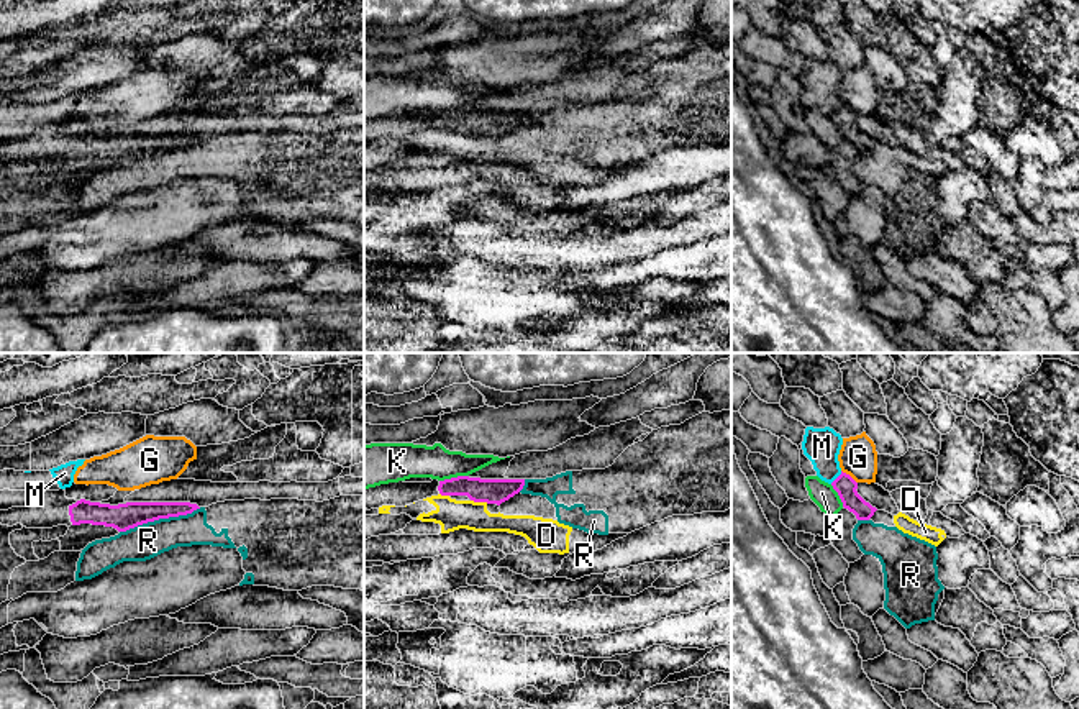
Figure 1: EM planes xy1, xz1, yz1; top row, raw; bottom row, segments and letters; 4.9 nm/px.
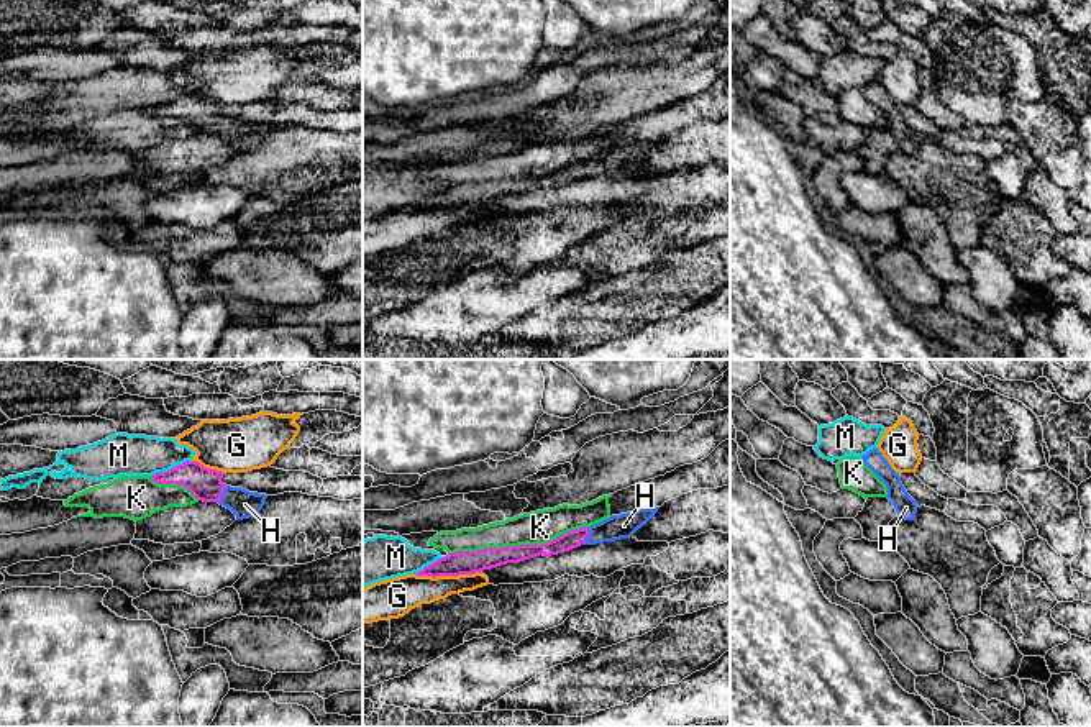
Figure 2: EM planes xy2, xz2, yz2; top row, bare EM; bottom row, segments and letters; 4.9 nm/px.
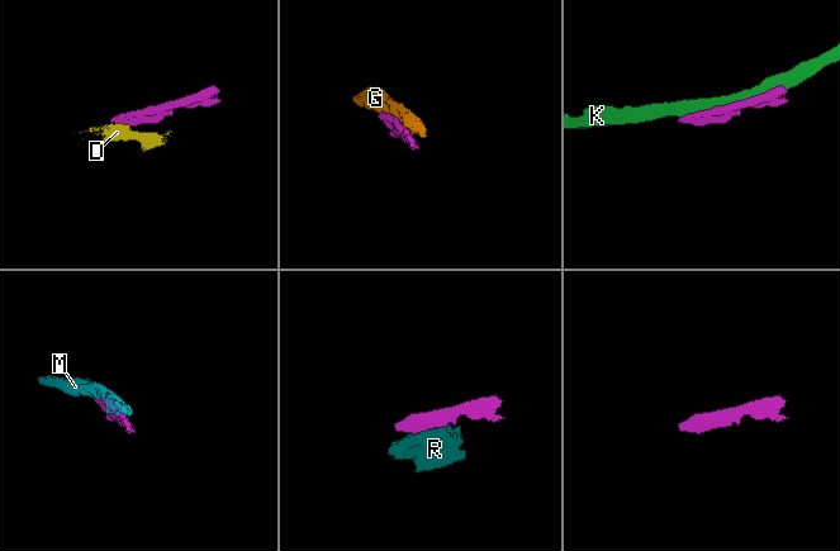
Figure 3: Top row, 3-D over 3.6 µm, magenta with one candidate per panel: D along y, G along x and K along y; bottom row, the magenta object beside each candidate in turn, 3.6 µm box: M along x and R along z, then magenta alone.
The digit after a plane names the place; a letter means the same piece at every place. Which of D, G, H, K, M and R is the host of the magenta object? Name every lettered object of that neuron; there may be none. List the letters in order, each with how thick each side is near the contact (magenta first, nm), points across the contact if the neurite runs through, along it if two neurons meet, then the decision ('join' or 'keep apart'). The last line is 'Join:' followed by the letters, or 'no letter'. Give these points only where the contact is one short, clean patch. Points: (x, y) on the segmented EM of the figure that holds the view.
D: calibres 130 and 150 nm; border xz1 (471, 499), (487, 503); keep apart
G: calibres 110 and 180 nm; keep apart
H: calibres 90 and 120 nm; way xz2 (575, 539), (586, 535), (624, 525); join
K: calibres 110 and 160 nm; keep apart
M: calibres 160 and 200 nm; keep apart
R: calibres 130 and 170 nm; border xy1 (200, 507), (186, 514), (148, 521), (120, 532); keep apart
Join: H

